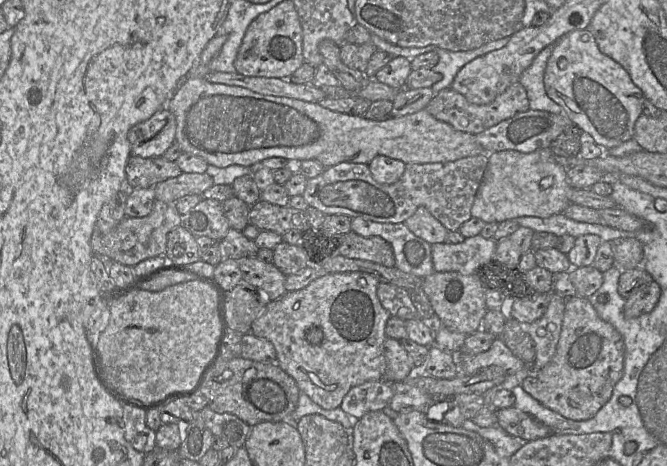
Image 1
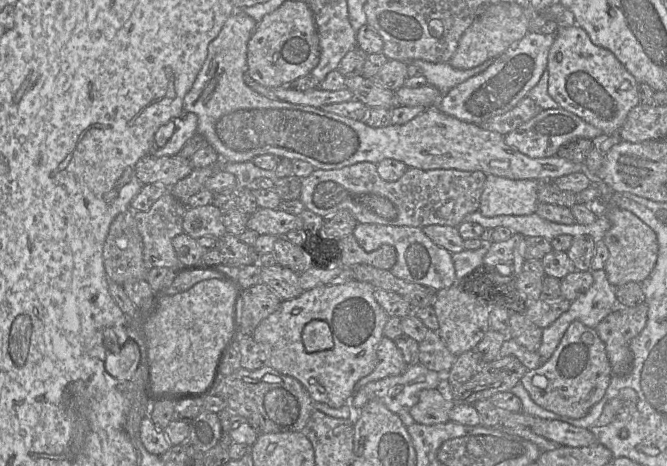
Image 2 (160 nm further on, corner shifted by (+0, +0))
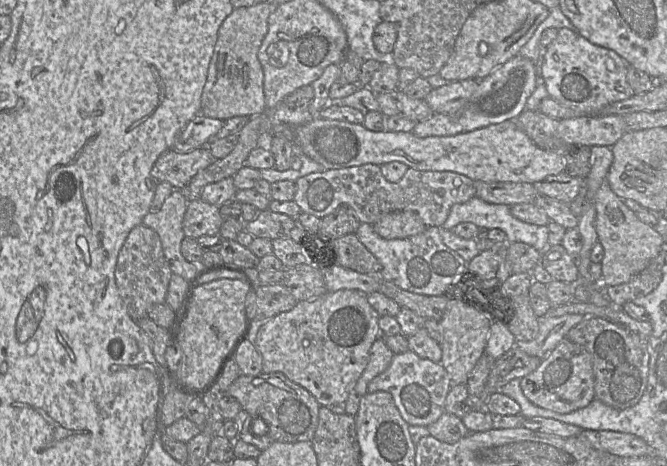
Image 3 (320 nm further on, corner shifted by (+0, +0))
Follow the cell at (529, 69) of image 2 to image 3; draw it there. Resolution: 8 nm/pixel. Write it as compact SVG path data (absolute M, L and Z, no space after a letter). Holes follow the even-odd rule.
M518 54L480 79L468 102L458 111L447 114L434 113L430 118L416 123L412 133L419 138L452 136L516 119L526 109L527 99L539 82L541 80L538 78L535 64Z

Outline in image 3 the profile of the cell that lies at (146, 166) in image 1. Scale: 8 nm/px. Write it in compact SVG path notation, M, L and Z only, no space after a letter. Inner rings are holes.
M208 147L186 153L168 150L156 160L151 176L159 182L170 183L175 190L183 190L198 172L216 160Z

